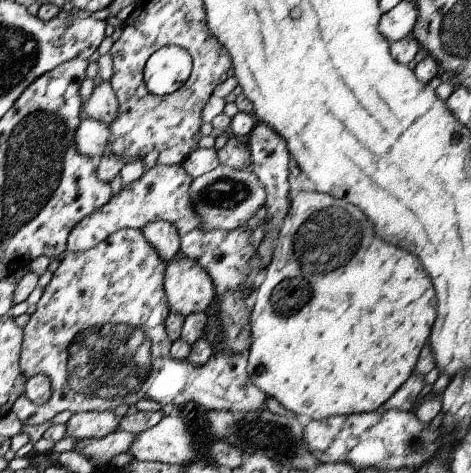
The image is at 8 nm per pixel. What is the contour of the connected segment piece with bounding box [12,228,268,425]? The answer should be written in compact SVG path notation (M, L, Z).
M140 229L118 230L97 246L81 253L64 252L60 267L44 288L36 312L23 329L19 361L22 376L30 379L42 375L50 382L53 394L46 405L38 407L25 395L20 396L12 408L16 418L24 425L38 425L65 410L73 414L114 411L119 406L136 405L143 399L154 400L162 407L173 404L176 409L188 402L202 406L205 411L266 409L264 401L268 396L249 380L247 358L241 353L216 354L204 365L194 365L187 359L172 358L169 354L172 342L167 336L165 321L170 310L163 290L167 264L146 241Z

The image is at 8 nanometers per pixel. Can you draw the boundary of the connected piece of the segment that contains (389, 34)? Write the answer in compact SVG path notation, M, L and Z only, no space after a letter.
M401 1L395 8L383 14L378 30L390 43L412 36L419 16L417 2Z

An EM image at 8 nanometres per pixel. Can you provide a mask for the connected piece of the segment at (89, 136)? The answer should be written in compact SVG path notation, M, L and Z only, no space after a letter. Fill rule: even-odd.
M95 119L81 120L75 133L75 150L83 156L100 159L105 152L109 128Z

